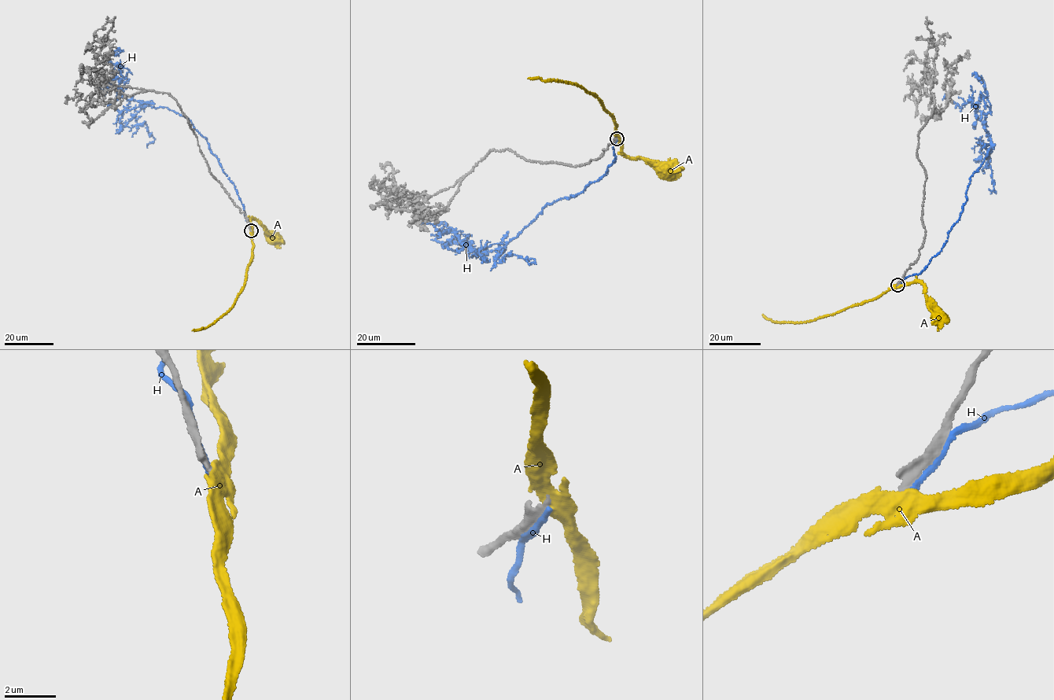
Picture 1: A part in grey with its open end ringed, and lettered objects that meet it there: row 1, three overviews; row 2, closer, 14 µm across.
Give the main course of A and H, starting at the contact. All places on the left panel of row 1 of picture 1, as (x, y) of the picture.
A: (251, 230), (251, 221), (255, 219), (266, 228), (267, 234), (271, 237)
H: (250, 229), (206, 139), (186, 116), (129, 101), (123, 71), (107, 57), (120, 50), (112, 54)

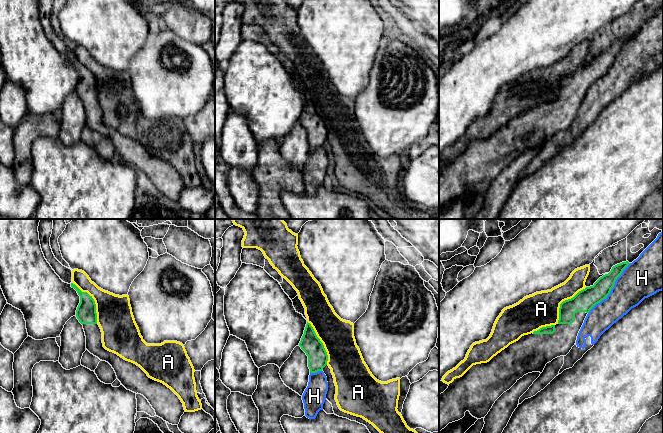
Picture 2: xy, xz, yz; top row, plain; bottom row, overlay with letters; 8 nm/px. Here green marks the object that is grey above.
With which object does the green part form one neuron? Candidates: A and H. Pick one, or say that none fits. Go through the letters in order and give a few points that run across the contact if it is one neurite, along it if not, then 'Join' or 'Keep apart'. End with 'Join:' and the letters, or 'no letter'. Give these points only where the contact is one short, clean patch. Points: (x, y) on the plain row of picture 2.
A: Keep apart
H: Keep apart
Join: no letter

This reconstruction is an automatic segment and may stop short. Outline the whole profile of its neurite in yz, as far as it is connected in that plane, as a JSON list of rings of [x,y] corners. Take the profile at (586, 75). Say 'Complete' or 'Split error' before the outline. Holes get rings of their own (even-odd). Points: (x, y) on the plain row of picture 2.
Split error. [[[626,37],[613,42],[611,47],[600,53],[593,62],[586,63],[573,74],[563,77],[556,101],[542,103],[522,112],[489,138],[473,141],[462,153],[454,155],[439,171],[439,208],[449,199],[462,195],[466,187],[477,195],[485,194],[495,177],[520,154],[532,148],[542,149],[547,139],[557,133],[566,132],[575,121],[587,90],[596,80],[607,74],[616,55],[629,40]]]

